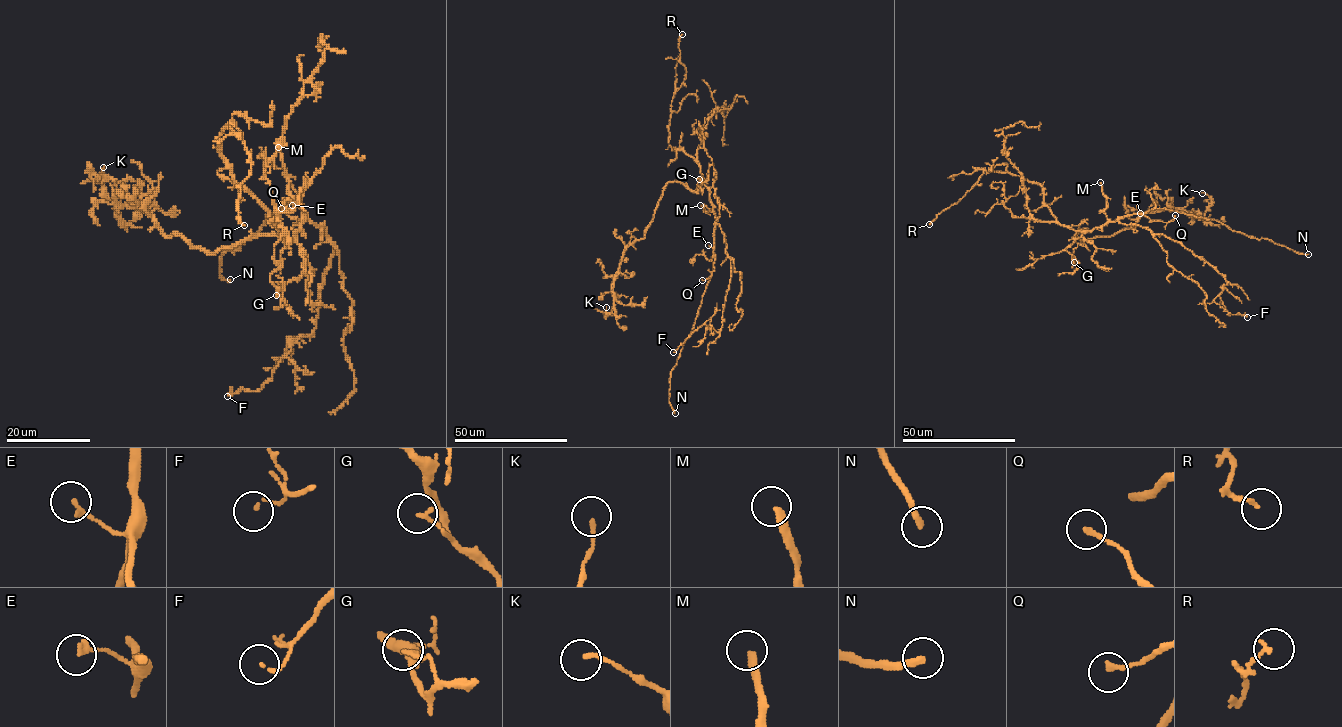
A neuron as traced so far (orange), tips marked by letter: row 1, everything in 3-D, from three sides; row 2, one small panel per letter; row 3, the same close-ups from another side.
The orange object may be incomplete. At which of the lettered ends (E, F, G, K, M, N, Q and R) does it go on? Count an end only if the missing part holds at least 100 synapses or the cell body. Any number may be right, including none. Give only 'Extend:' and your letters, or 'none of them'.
Extend: N

